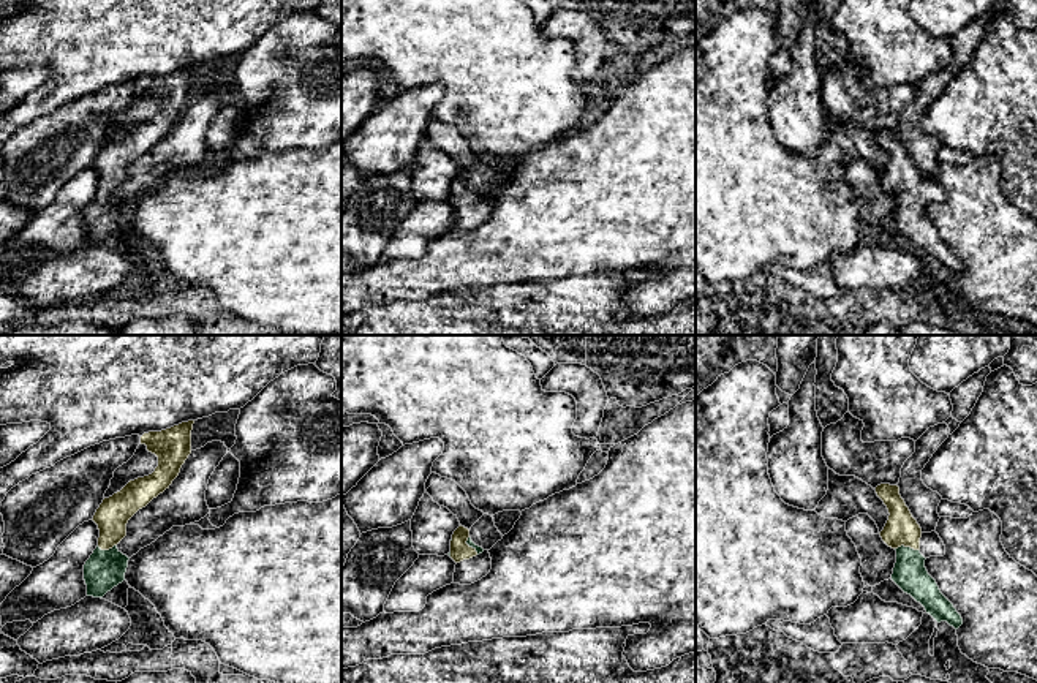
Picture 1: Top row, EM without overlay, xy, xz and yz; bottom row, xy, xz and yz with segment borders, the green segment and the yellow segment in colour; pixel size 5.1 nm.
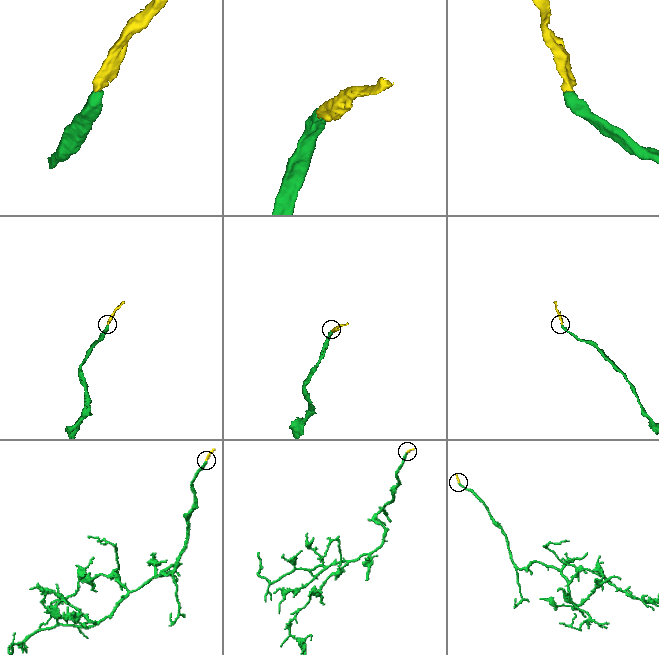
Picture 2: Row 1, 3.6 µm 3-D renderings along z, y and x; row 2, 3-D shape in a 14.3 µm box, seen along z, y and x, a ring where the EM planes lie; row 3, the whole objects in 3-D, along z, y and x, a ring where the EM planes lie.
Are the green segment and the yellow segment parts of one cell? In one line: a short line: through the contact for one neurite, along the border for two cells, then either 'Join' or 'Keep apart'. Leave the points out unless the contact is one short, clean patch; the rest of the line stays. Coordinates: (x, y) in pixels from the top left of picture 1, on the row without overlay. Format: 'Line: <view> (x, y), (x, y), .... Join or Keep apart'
Line: yz (909, 218), (908, 193), (901, 174). Join

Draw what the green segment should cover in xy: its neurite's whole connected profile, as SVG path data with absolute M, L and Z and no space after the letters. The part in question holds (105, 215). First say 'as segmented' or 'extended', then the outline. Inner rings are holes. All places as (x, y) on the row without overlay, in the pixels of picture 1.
extended; M188 66L141 82L141 90L158 103L158 112L152 120L130 126L120 138L104 144L96 155L92 166L100 175L98 191L84 210L87 242L103 243L125 226L130 204L117 190L126 182L128 166L179 122L191 100L193 70L194 66Z

